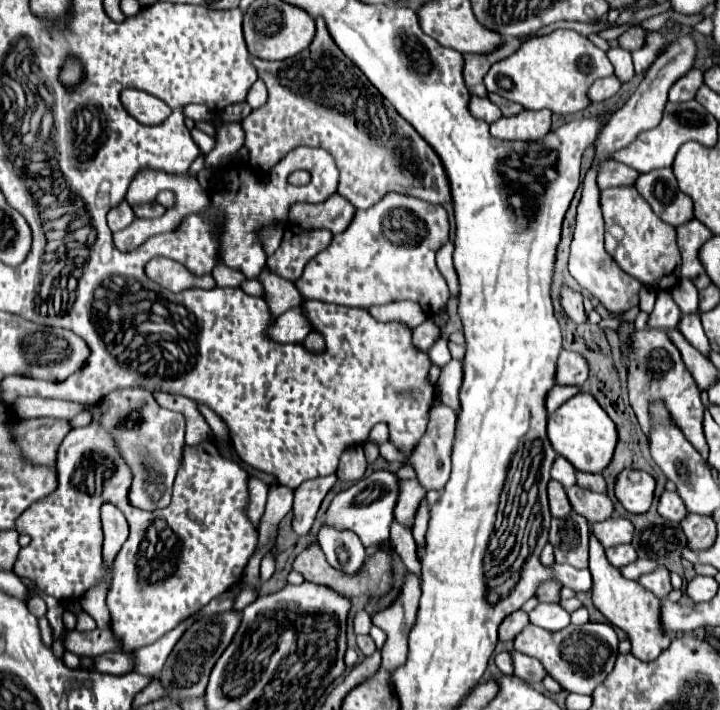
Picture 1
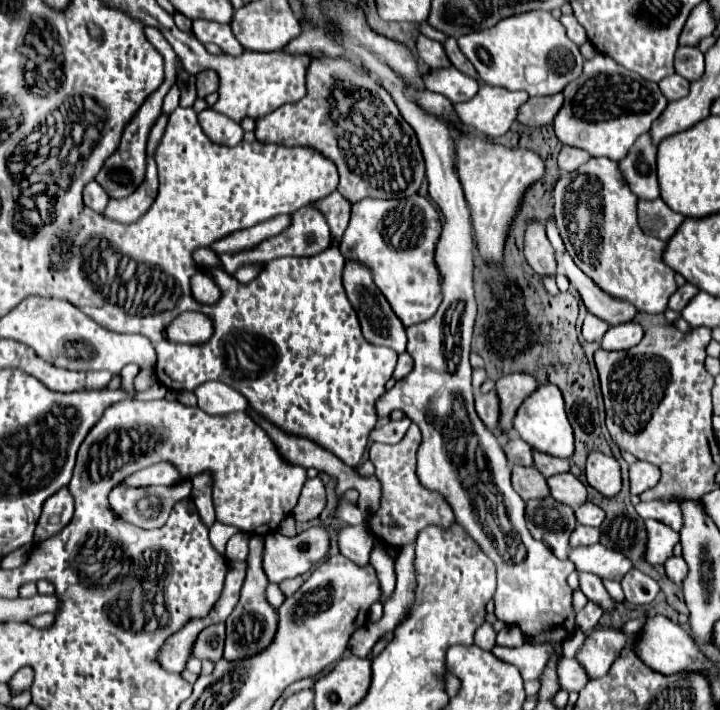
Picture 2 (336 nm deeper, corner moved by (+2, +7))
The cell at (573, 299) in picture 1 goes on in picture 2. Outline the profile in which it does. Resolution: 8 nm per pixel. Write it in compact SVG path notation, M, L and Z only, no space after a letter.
M537 220L529 222L525 228L525 238L523 238L523 252L525 258L529 262L529 266L537 272L537 274L555 274L557 262L555 262L555 250L549 244L547 236L545 236L545 228L543 224L539 224Z

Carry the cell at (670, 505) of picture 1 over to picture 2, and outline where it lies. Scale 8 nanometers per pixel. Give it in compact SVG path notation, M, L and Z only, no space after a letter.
M635 462L629 466L629 484L631 494L639 496L639 492L653 488L659 480L659 468L649 462Z

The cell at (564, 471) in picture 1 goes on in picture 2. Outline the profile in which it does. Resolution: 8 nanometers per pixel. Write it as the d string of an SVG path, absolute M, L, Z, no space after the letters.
M515 430L509 432L509 438L507 438L507 442L503 444L503 452L505 452L505 456L507 456L507 460L509 460L511 464L533 466L533 458L531 458L533 448L531 448L527 442L523 442L523 440L515 434Z

